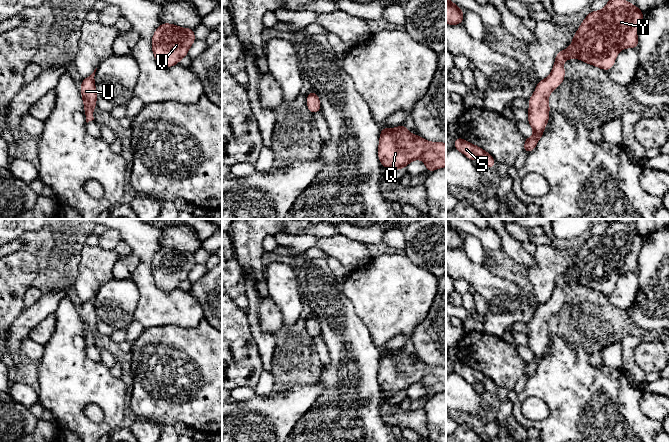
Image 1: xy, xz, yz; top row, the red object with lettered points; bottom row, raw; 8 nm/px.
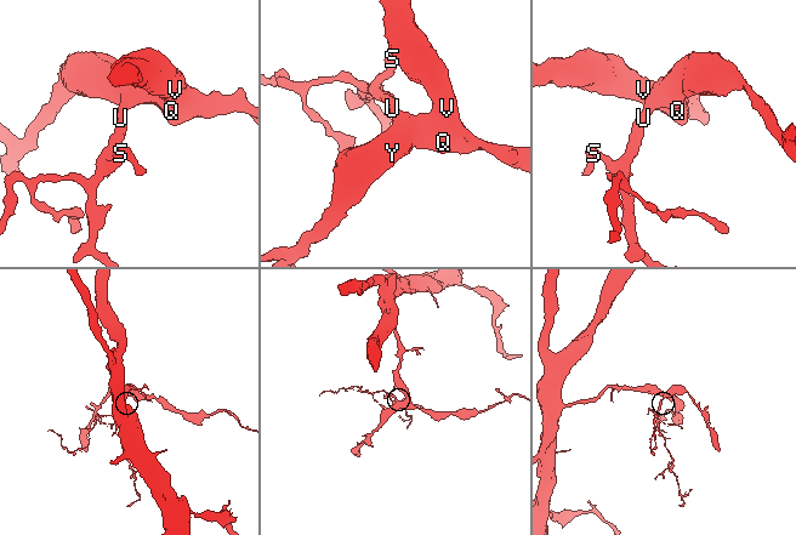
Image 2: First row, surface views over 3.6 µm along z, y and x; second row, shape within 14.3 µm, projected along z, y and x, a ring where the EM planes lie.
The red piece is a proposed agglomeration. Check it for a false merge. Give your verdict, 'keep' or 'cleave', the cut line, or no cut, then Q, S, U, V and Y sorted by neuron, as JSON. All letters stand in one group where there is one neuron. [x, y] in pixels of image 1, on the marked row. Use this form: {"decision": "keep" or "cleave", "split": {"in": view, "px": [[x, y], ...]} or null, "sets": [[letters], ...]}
{"decision": "keep", "split": null, "sets": [["Q", "S", "U", "V", "Y"]]}

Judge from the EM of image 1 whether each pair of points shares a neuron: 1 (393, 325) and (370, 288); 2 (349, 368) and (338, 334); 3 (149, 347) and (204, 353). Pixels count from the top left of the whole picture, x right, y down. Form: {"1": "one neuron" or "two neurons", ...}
{"1": "one neuron", "2": "one neuron", "3": "one neuron"}

